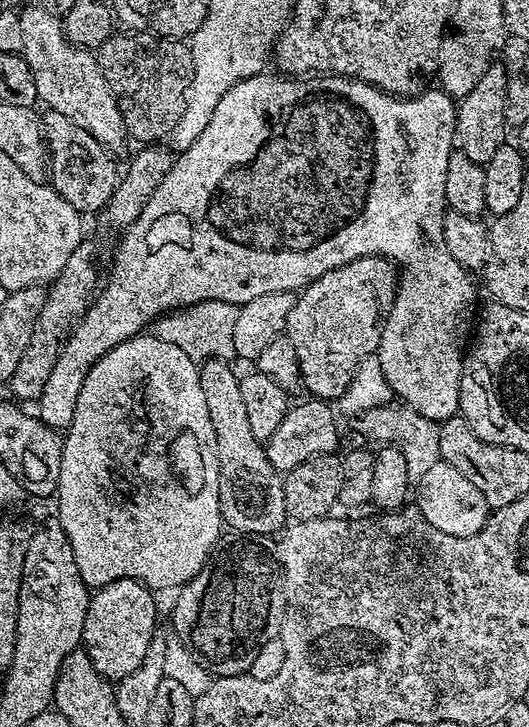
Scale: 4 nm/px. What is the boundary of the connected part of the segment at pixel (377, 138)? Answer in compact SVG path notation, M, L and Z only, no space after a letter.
M261 74L259 76L251 76L246 78L242 82L238 82L230 90L222 96L222 102L218 102L218 110L214 110L214 118L210 118L210 126L206 126L206 130L202 130L202 134L198 138L198 142L194 142L194 146L190 146L185 152L179 153L173 159L170 170L166 174L166 178L162 178L162 182L158 186L158 190L154 190L154 194L150 198L150 202L146 202L146 206L142 210L142 214L138 214L138 218L133 224L128 225L123 229L122 235L124 236L120 240L120 245L116 248L116 253L112 256L112 269L108 272L108 281L103 281L102 287L95 293L94 299L89 303L88 307L84 309L83 316L76 321L71 332L68 333L68 339L64 341L64 348L60 352L58 362L54 362L54 370L50 370L50 378L46 378L46 386L42 390L38 401L38 415L41 420L46 424L53 426L67 426L72 423L72 415L76 409L76 403L78 402L78 394L82 390L84 385L84 379L86 374L91 368L96 365L99 360L104 357L110 350L117 348L123 340L130 340L134 336L141 335L145 331L144 328L153 323L157 318L163 317L165 314L171 314L179 309L187 308L190 304L197 304L203 300L221 300L227 304L235 304L237 306L244 305L250 302L251 299L261 297L262 294L270 294L271 292L290 292L295 293L297 290L303 289L306 284L306 265L300 260L300 256L354 256L356 259L364 256L364 232L372 232L372 248L384 248L384 257L393 261L399 262L399 260L412 260L405 266L404 272L399 273L398 287L396 290L396 301L392 304L392 309L388 315L388 320L384 323L384 329L382 330L382 338L380 339L380 347L378 349L378 355L380 357L380 365L382 366L382 374L386 374L386 382L392 387L393 393L397 397L401 396L405 400L403 402L409 409L412 409L417 414L425 416L426 419L435 420L437 422L443 422L449 420L450 417L457 415L460 410L460 379L464 373L465 357L460 356L460 347L467 345L470 340L470 333L474 328L474 321L478 316L478 304L476 308L476 288L472 285L472 280L469 273L464 269L455 258L445 250L443 243L440 239L444 230L444 213L446 211L446 205L444 202L444 191L446 190L446 166L448 160L452 157L454 151L454 141L457 139L456 135L456 110L458 107L457 101L445 93L443 90L435 90L436 92L427 92L428 90L421 91L419 94L409 96L407 98L401 98L391 95L381 90L381 88L375 88L372 84L367 84L361 80L352 80L348 76L317 76L313 75L311 78L285 78L283 75L275 74L276 76L268 76L269 74Z

